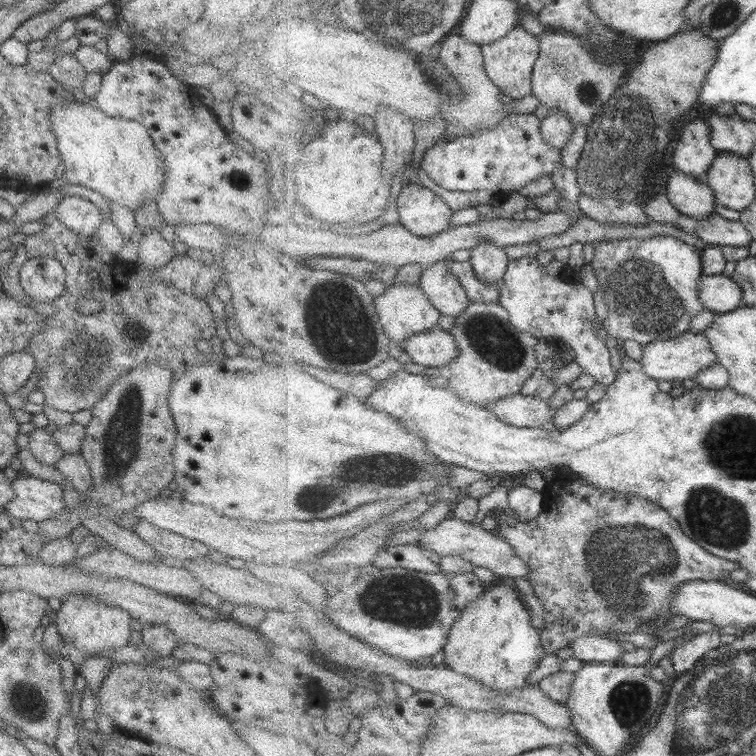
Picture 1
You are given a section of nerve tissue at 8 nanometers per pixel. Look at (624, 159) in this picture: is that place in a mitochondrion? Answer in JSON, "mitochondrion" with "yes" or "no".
{"mitochondrion":"yes"}

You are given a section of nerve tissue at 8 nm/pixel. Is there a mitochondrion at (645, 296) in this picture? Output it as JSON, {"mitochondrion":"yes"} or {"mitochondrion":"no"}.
{"mitochondrion":"yes"}

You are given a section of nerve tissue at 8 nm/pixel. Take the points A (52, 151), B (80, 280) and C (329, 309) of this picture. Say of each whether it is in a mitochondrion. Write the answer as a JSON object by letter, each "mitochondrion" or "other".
{"A":"other","B":"other","C":"mitochondrion"}

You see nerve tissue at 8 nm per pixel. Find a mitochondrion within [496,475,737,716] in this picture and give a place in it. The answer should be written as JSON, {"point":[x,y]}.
{"point":[626,563]}

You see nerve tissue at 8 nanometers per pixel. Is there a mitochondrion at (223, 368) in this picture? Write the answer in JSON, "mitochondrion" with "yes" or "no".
{"mitochondrion":"no"}

